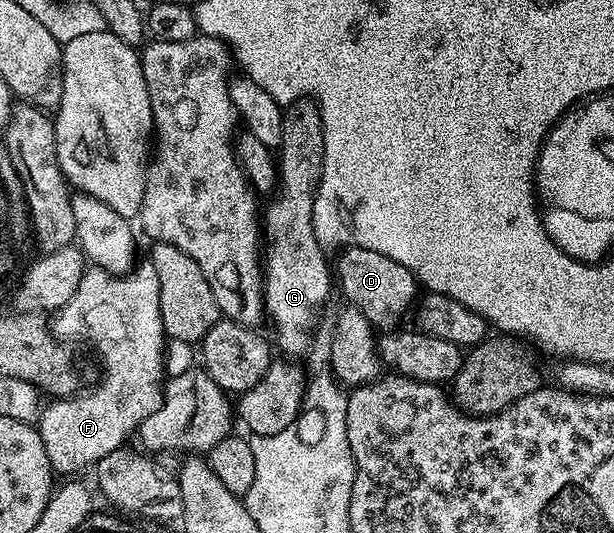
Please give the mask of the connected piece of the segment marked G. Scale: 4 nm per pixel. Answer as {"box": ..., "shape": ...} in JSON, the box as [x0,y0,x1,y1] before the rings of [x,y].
{"box":[263,98,334,358],"shape":[[[302,98],[288,105],[282,118],[282,138],[279,147],[279,159],[276,170],[279,175],[279,187],[273,201],[263,208],[263,291],[265,293],[265,316],[273,323],[277,331],[276,347],[282,348],[289,358],[301,358],[310,351],[311,337],[318,327],[317,319],[329,300],[329,287],[334,287],[331,264],[325,261],[325,252],[321,249],[319,234],[313,229],[313,210],[317,199],[317,187],[321,185],[323,174],[323,130],[321,129],[321,111],[312,99]]]}

